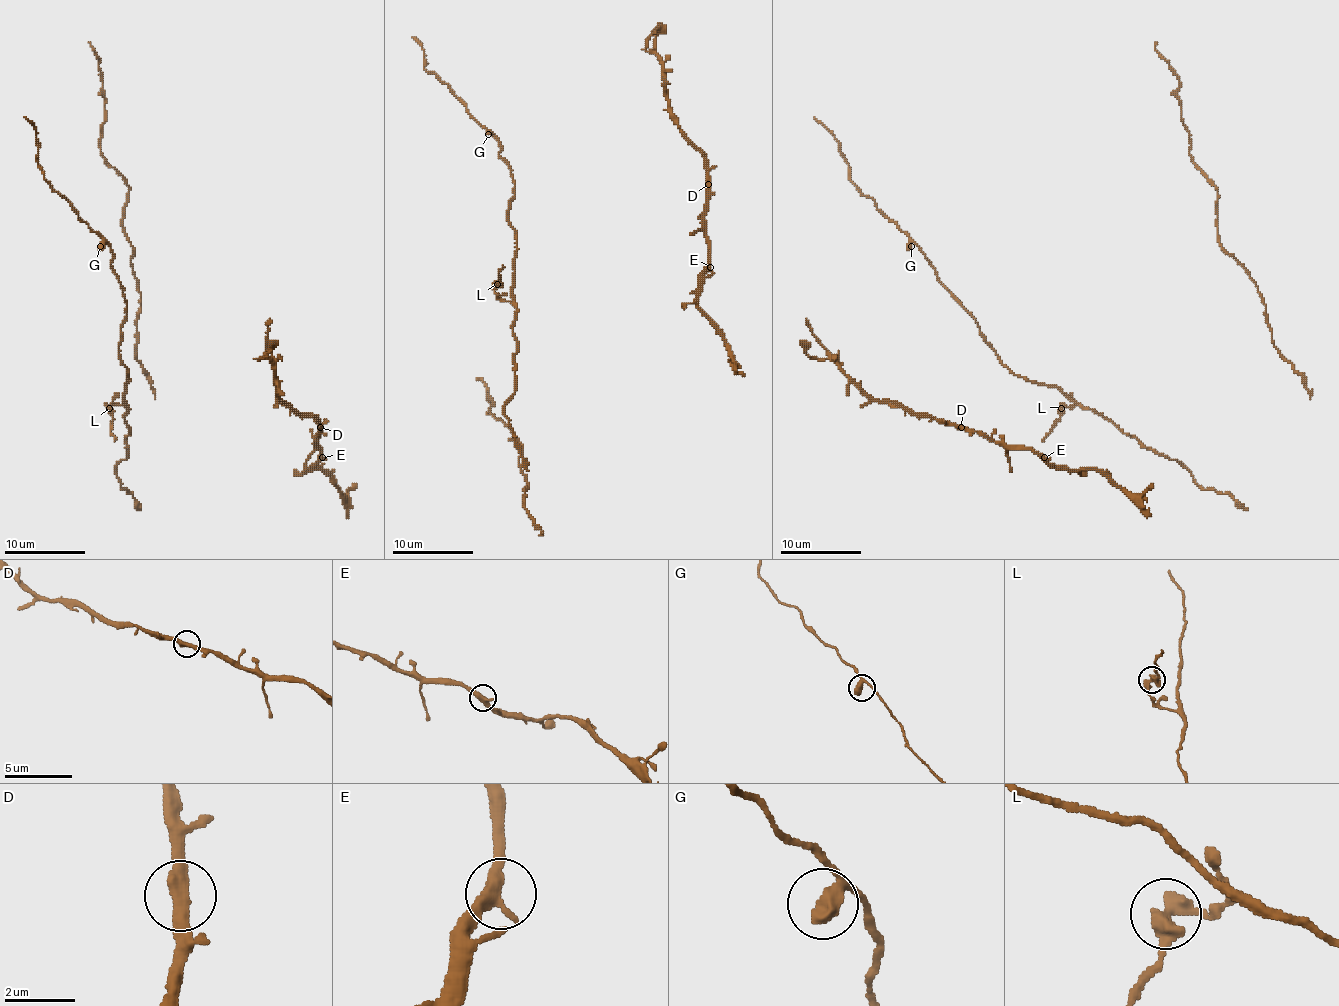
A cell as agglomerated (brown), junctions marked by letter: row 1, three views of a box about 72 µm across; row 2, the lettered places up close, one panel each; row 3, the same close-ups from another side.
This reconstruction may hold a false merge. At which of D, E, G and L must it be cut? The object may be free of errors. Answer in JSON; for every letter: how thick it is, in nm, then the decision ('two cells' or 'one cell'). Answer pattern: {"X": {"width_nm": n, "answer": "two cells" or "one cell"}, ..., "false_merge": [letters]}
{"D": {"width_nm": 360, "answer": "one cell"}, "E": {"width_nm": 380, "answer": "one cell"}, "G": {"width_nm": 360, "answer": "one cell"}, "L": {"width_nm": 400, "answer": "two cells"}, "false_merge": ["L"]}

